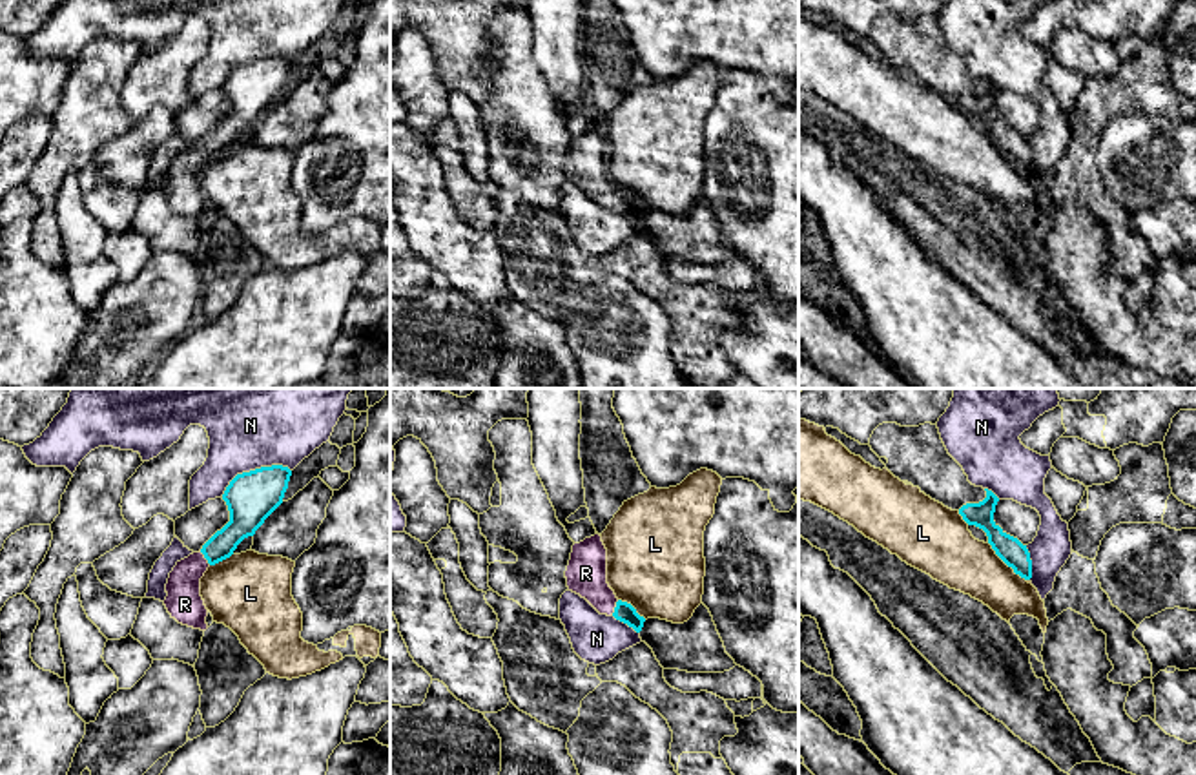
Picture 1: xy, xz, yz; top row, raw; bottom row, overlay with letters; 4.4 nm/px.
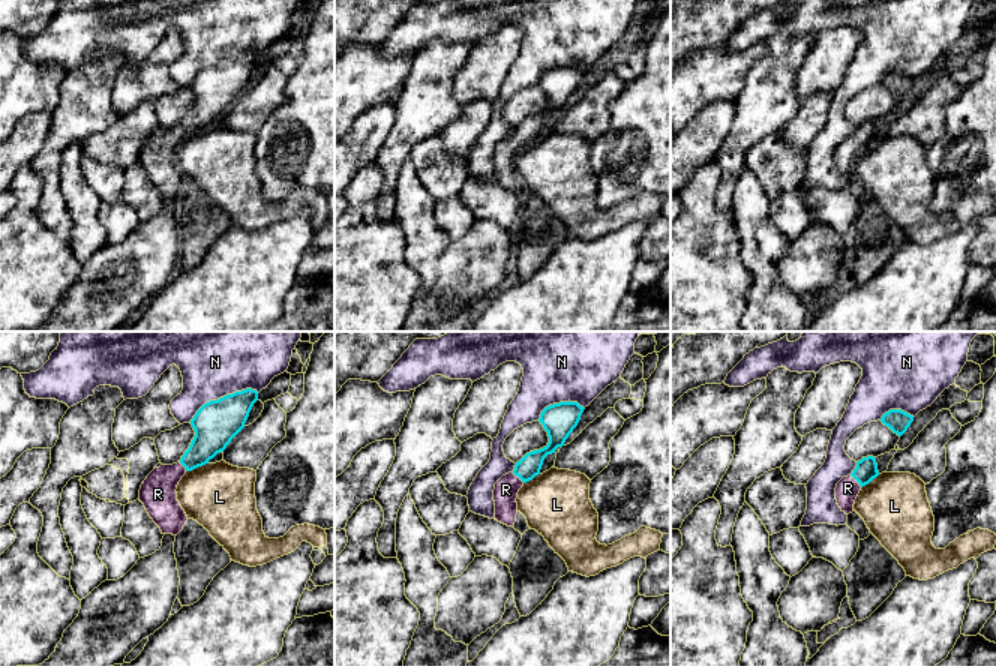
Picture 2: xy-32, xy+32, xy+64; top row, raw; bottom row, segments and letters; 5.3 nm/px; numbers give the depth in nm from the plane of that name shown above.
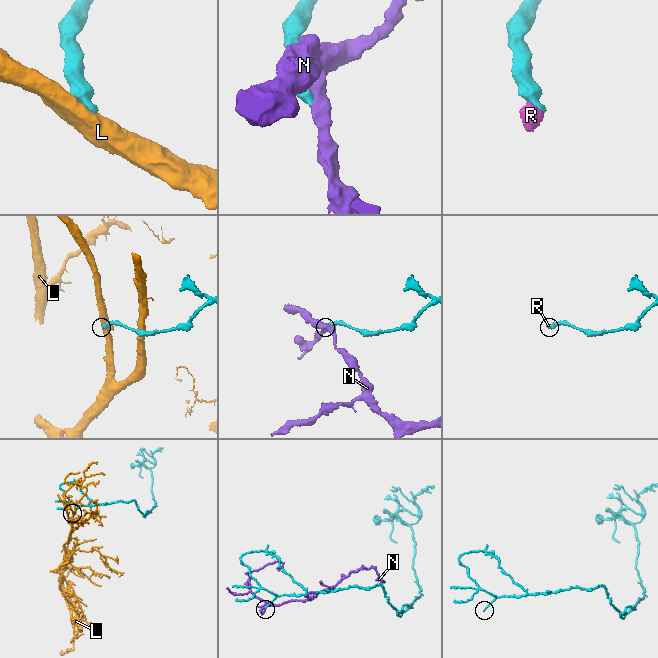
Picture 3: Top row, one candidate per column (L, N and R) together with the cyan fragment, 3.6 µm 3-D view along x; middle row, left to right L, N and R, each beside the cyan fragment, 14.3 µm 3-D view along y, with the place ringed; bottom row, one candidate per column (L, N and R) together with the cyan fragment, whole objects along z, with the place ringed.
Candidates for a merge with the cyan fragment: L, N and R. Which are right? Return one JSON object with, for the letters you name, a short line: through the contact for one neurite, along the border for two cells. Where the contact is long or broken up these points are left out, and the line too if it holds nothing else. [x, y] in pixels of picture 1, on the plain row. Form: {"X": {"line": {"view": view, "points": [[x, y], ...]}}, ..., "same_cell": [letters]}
{"R": {"line": {"view": "xz", "points": [[624, 203], [615, 199], [591, 175], [586, 165]]}}, "same_cell": ["R"]}

